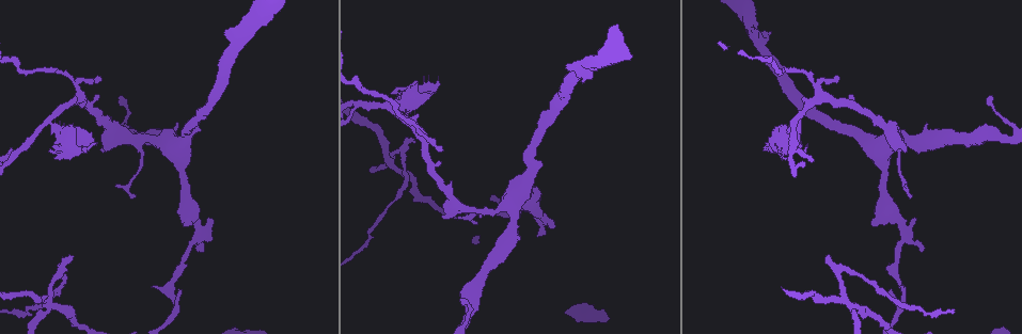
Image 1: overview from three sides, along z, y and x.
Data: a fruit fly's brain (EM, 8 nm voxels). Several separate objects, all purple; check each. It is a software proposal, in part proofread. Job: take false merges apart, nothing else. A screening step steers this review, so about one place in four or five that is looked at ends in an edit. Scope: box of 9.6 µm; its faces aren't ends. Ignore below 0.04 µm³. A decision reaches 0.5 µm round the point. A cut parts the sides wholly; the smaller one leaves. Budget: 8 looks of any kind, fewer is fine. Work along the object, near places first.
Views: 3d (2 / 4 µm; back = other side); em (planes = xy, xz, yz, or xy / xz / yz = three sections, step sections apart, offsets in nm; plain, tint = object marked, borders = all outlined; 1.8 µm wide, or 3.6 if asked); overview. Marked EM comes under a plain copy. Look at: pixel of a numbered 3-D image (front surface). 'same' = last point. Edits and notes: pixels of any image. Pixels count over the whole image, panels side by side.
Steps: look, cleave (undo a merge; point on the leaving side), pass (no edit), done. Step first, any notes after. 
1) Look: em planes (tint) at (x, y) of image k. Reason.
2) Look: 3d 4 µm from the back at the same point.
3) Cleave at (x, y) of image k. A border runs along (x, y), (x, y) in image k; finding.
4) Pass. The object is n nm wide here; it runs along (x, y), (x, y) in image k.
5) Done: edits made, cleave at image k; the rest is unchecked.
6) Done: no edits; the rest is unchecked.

Look: 3d 2 µm at (21, 151) of image 1. Arms run side by side.

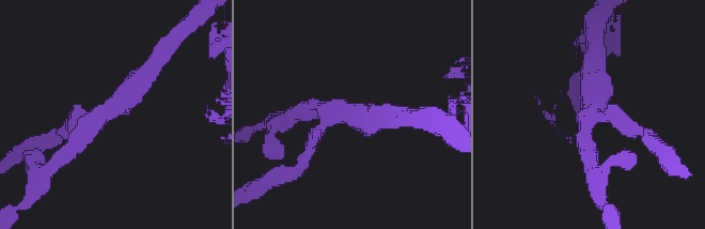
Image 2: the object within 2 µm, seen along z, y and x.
Look: em yz step 16 (tint) at (344, 110) of image 2. 3 arms meet here.

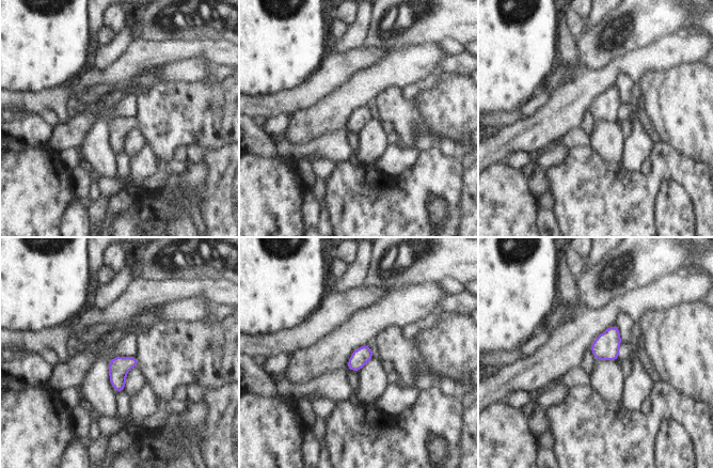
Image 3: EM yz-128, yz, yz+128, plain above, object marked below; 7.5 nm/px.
Pass. One cell here.

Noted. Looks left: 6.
Look: 3d 4 µm at (385, 154) of image 1. Four or more arms meet.

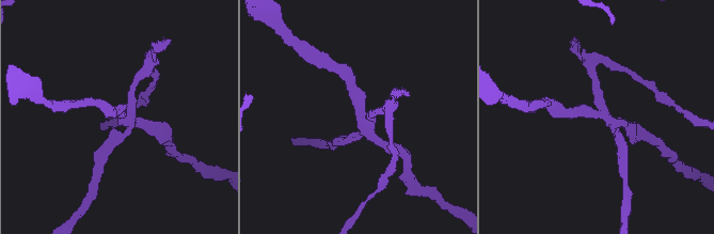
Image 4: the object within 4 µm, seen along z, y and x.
Look: em xz step 16 (tint) at (594, 113) of image 4. 4 arms meet here.

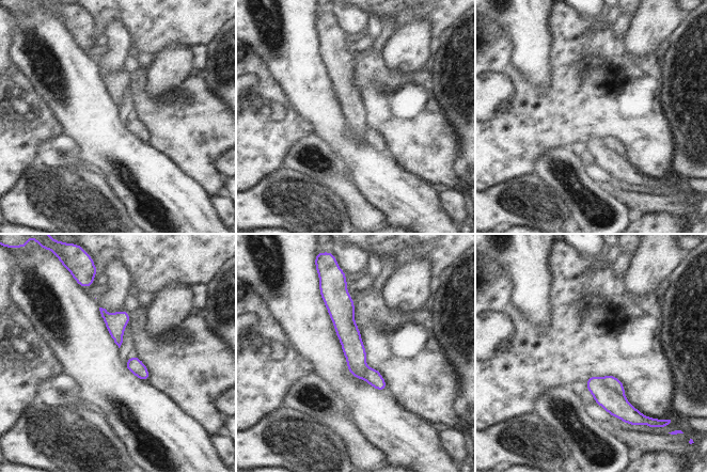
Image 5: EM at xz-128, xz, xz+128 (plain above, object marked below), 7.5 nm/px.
Cleave at (611, 381) of image 5. A second cell is stuck on.

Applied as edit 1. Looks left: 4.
Look: em 3.6 µm xz step 4 (tint) at (421, 137) of image 1. Three-way junction.

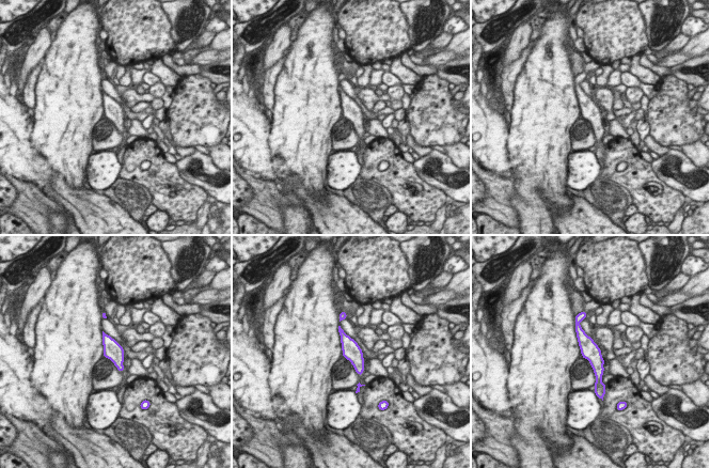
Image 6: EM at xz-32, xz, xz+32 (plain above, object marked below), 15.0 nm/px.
Look: em 3.6 µm planes (borders) at the same point. Another direction.

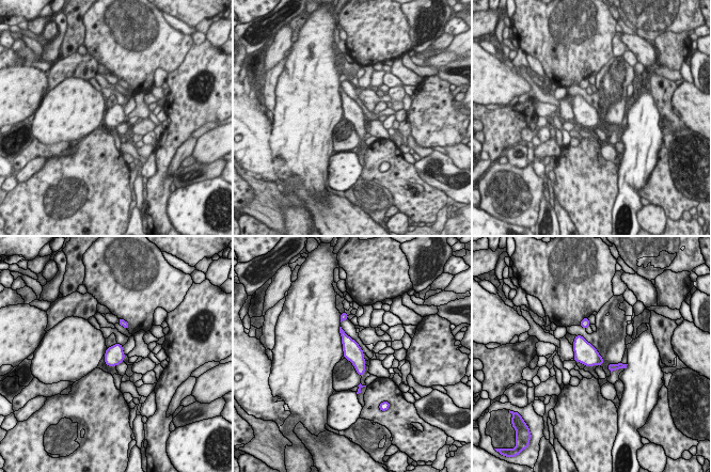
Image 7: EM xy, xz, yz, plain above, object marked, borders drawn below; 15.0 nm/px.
Pass. Continuous, no second cell.

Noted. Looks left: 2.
Done: edits made, cleave at image 5; the rest is unchecked.

